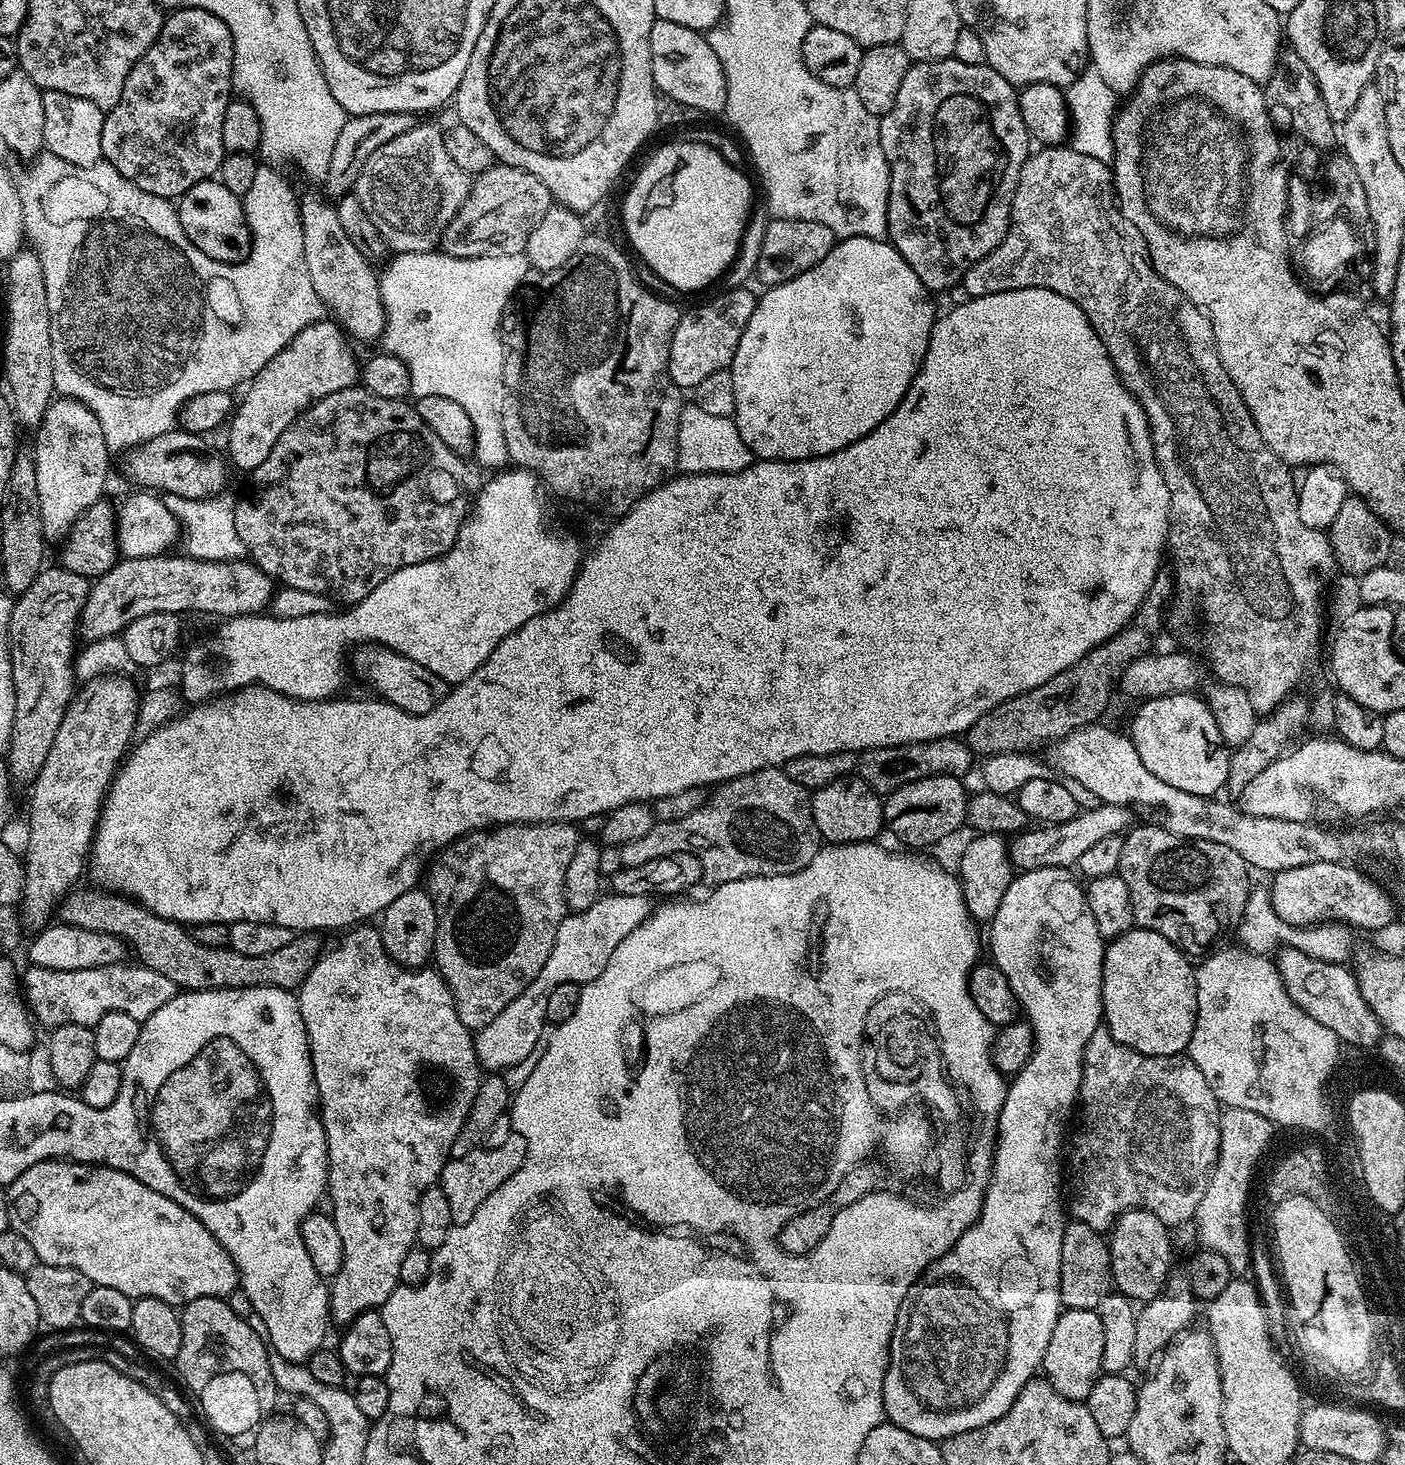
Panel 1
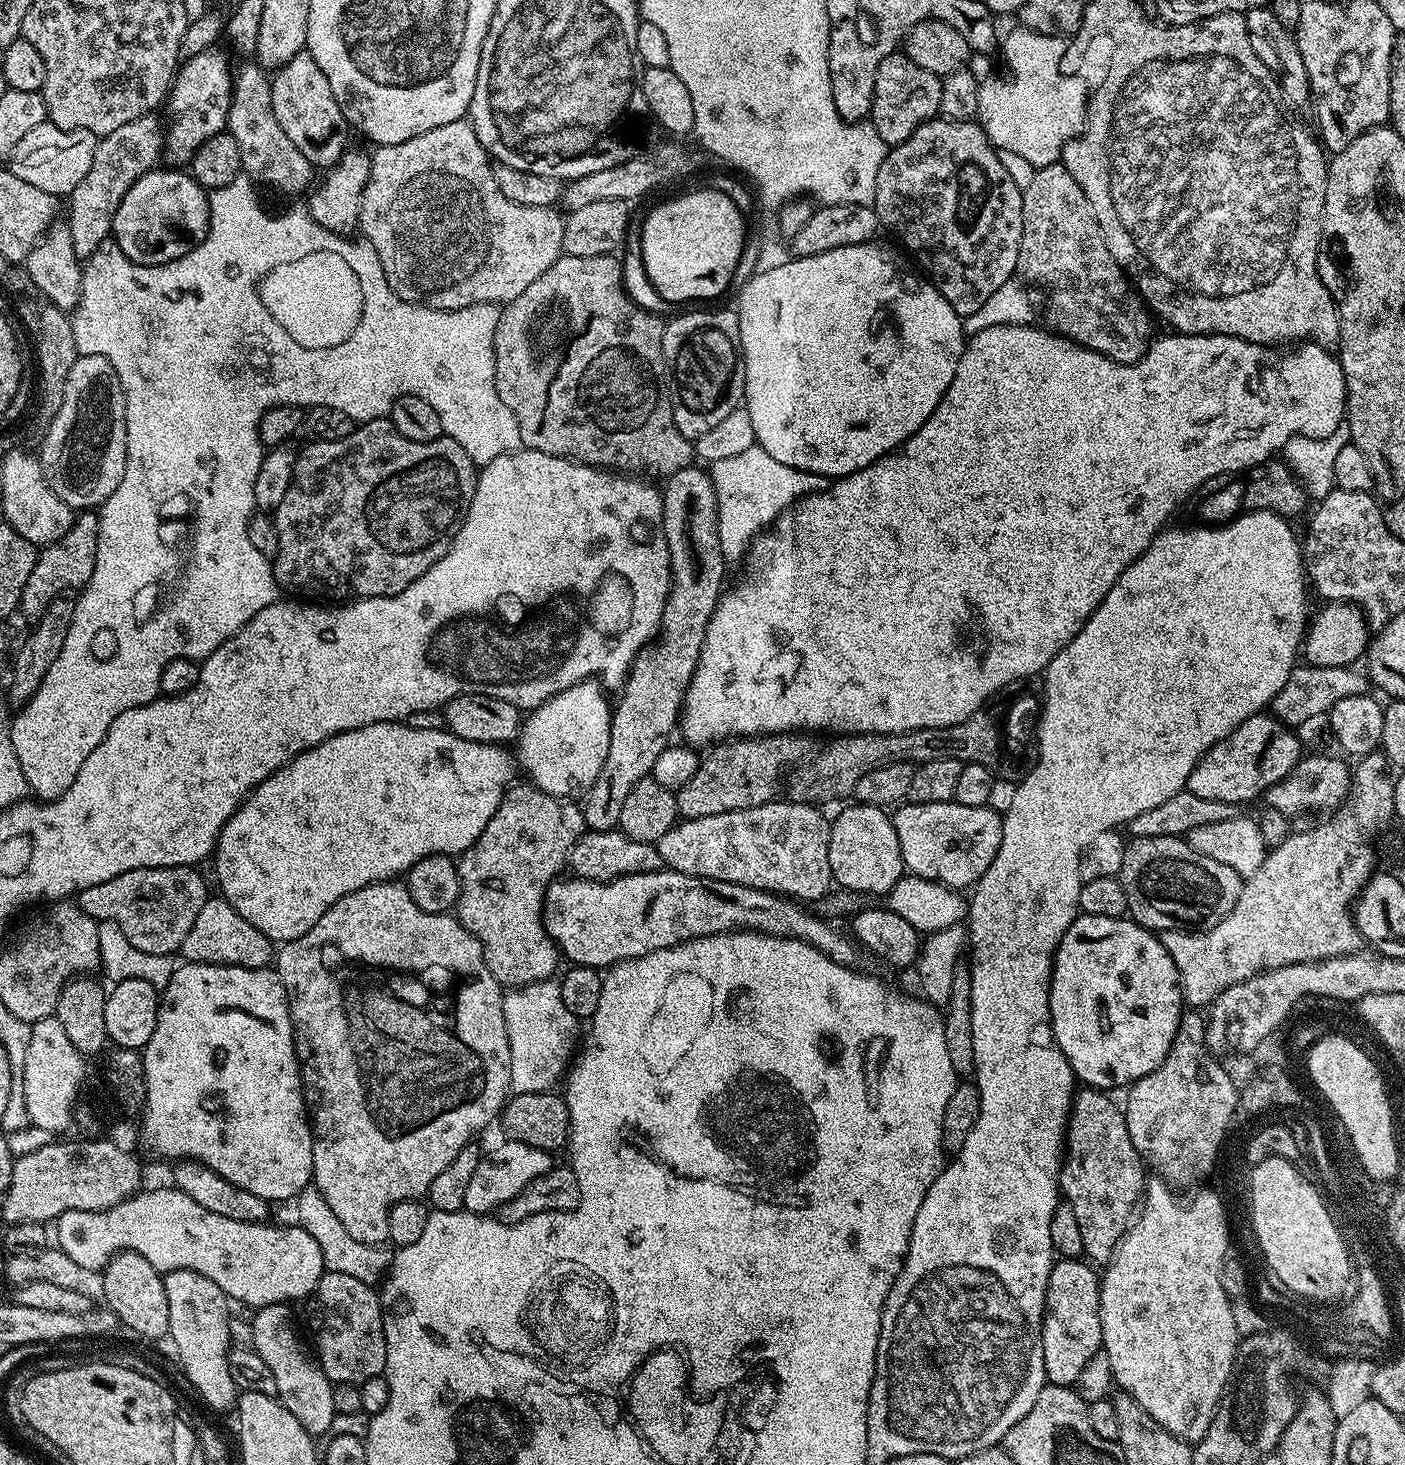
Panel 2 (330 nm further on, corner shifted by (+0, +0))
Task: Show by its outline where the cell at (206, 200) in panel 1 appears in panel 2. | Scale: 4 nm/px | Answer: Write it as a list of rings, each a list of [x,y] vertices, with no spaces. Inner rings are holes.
[[[157,166],[138,178],[114,210],[111,239],[135,264],[165,264],[194,250],[208,236],[210,196],[191,175]]]

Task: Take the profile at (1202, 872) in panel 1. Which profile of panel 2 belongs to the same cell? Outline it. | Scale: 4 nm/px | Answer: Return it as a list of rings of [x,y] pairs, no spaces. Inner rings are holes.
[[[1179,836],[1131,837],[1124,846],[1118,879],[1122,890],[1126,890],[1127,915],[1149,930],[1217,924],[1234,910],[1245,882],[1245,877],[1230,870],[1230,866],[1198,854],[1187,839]]]

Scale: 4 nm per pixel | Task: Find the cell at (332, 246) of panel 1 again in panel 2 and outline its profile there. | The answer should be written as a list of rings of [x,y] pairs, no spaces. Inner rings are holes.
[[[251,63],[237,67],[232,77],[232,101],[226,131],[232,135],[234,142],[238,142],[238,154],[242,154],[245,162],[250,162],[250,168],[252,164],[251,175],[257,181],[265,180],[284,192],[307,193],[314,184],[314,166],[308,161],[306,154],[302,154],[302,150],[298,150],[298,146],[294,146],[294,142],[286,138],[282,126],[278,126],[278,118],[274,118],[269,73],[259,63]]]

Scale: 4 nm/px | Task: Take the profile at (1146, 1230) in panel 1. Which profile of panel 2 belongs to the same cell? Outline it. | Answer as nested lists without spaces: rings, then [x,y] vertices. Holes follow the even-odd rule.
[[[1081,1087],[1072,1101],[1072,1115],[1066,1129],[1066,1159],[1060,1166],[1060,1190],[1063,1199],[1074,1210],[1078,1226],[1082,1230],[1084,1256],[1093,1265],[1104,1266],[1115,1256],[1120,1239],[1128,1231],[1141,1203],[1146,1183],[1146,1164],[1134,1142],[1130,1142],[1130,1130],[1126,1130],[1126,1118],[1121,1105],[1111,1100],[1107,1091]]]

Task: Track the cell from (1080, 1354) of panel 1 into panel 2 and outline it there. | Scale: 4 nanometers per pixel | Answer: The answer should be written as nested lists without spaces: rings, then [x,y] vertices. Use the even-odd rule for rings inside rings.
[[[1060,1258],[1053,1263],[1046,1286],[1042,1322],[1042,1358],[1047,1383],[1075,1385],[1086,1362],[1101,1351],[1104,1339],[1100,1321],[1100,1282],[1097,1269],[1087,1259]]]

